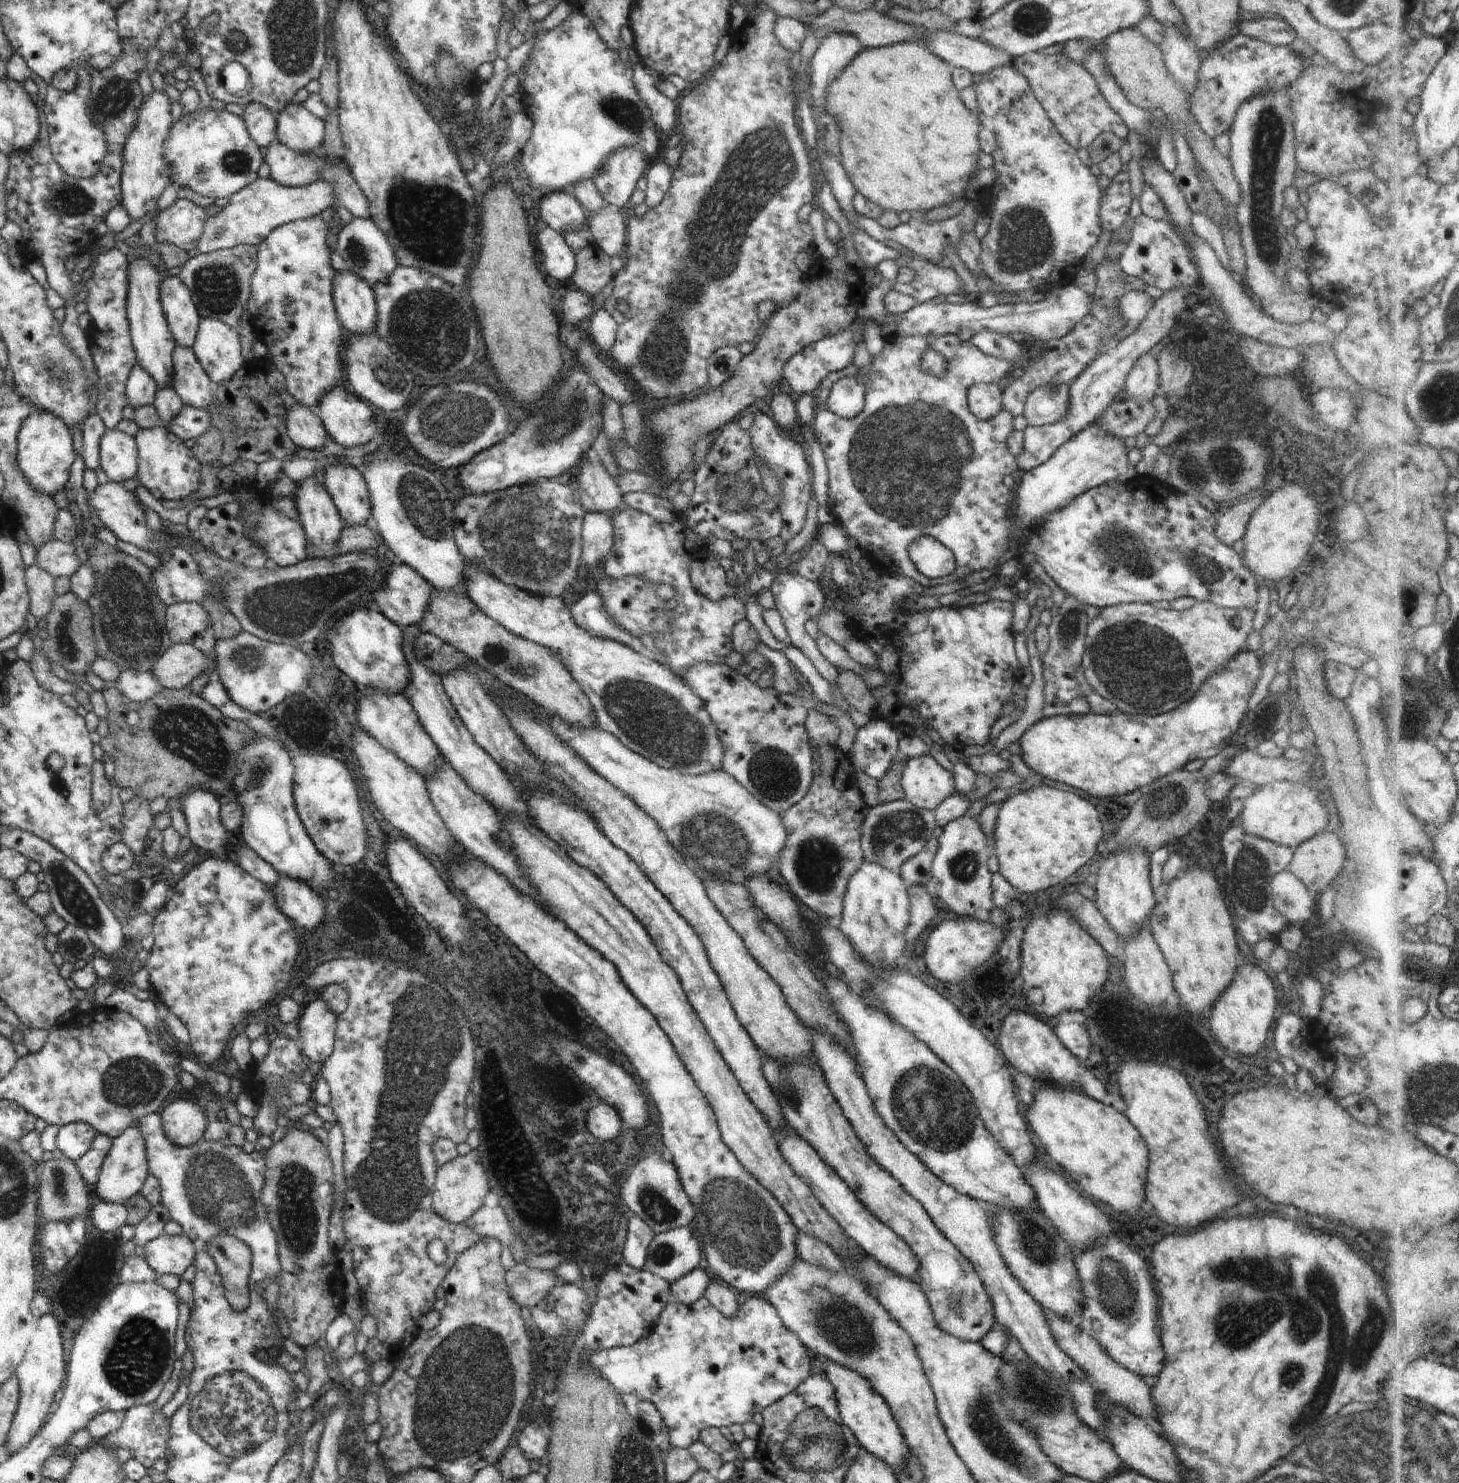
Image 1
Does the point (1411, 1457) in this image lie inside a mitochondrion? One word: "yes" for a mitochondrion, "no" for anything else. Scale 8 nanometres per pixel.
yes

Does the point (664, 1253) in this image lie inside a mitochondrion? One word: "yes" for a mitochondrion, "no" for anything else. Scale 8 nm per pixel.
yes

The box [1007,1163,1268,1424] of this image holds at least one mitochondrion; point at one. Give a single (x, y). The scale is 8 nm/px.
(1113, 1289)

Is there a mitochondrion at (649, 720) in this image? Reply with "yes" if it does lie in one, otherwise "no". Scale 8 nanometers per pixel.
yes

